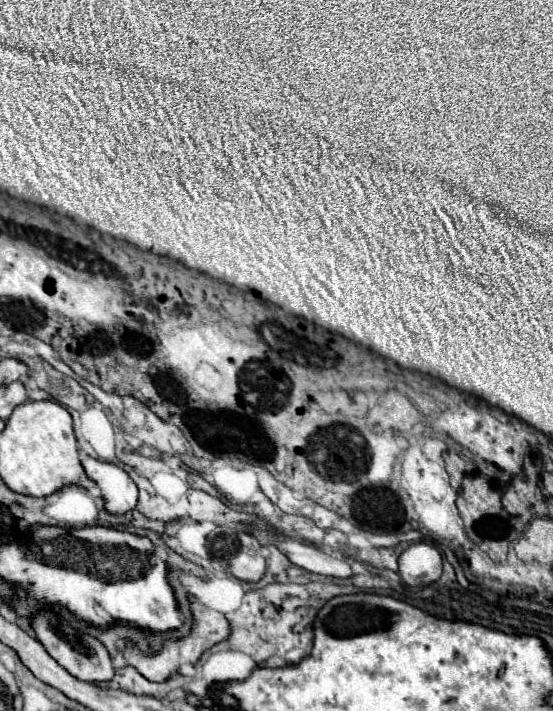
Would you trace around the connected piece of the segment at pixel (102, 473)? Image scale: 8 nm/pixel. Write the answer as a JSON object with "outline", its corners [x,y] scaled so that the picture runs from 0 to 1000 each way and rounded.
{"outline":[[[150,633],[143,636],[143,644],[157,669],[172,675],[175,684],[186,689],[193,720],[226,723],[248,712],[248,684],[219,655],[172,647]]]}

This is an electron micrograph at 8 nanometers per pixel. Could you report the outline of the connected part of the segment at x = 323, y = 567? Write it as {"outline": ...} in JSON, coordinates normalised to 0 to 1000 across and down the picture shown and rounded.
{"outline":[[[508,757],[497,762],[497,768],[541,799],[552,799],[570,807],[588,807],[588,810],[609,810],[609,813],[631,813],[638,810],[635,796],[627,788],[613,779],[591,779],[577,771],[566,771],[562,765],[526,759],[526,757]]]}

